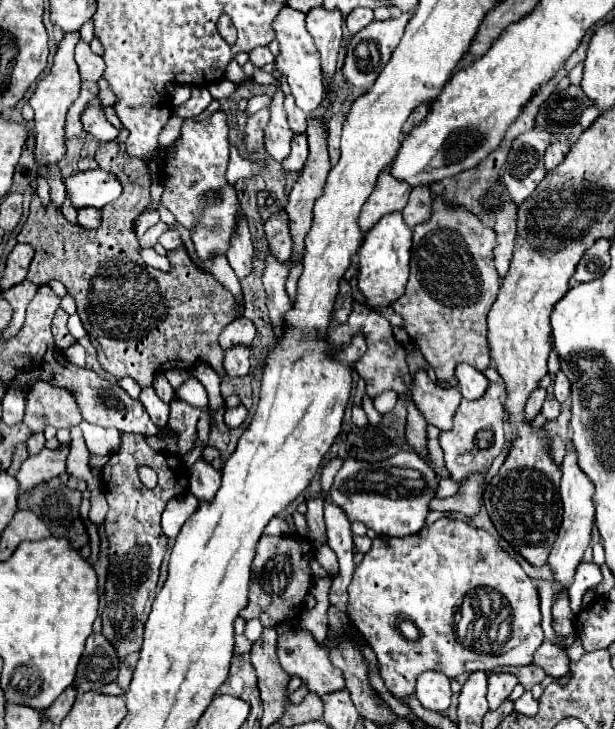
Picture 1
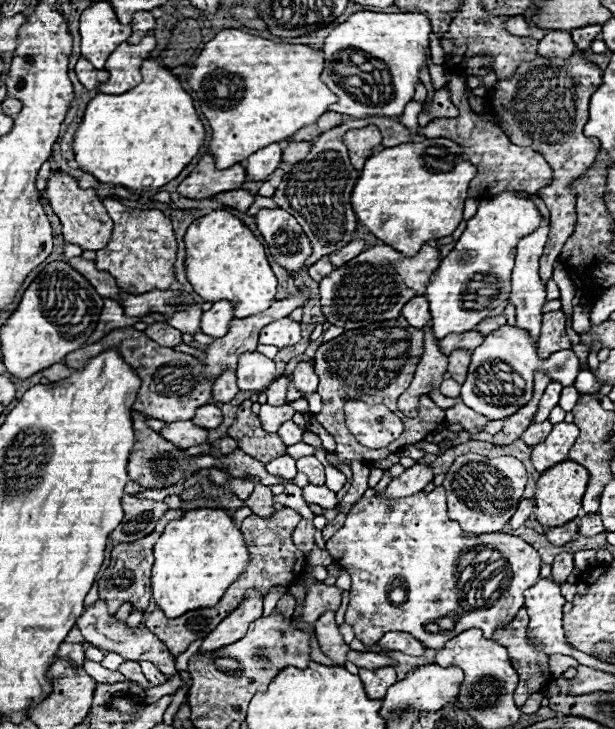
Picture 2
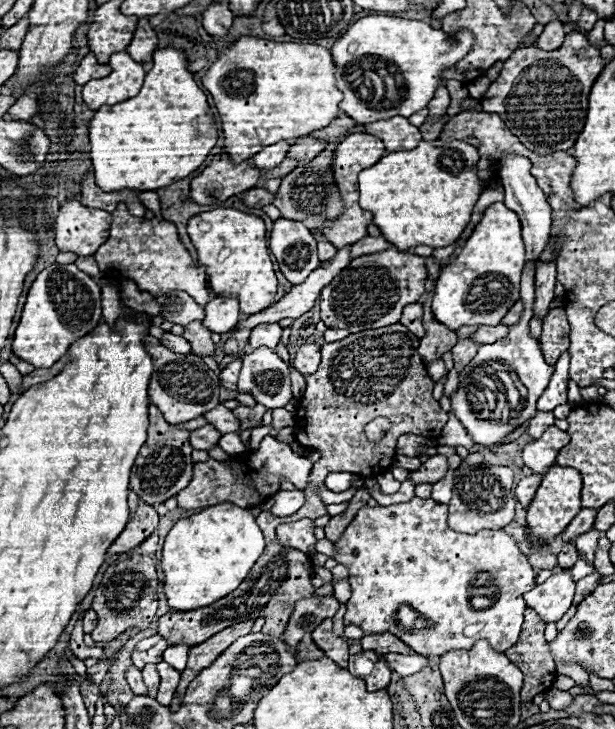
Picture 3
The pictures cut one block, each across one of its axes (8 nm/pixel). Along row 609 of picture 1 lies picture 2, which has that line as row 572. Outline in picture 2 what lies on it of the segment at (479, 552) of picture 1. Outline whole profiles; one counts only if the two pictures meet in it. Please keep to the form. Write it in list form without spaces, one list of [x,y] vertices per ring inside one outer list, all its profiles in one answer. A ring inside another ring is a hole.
[[[438,486],[434,492],[424,494],[412,494],[406,498],[360,498],[350,514],[346,516],[344,528],[334,534],[326,542],[326,550],[334,558],[336,564],[340,564],[350,576],[352,576],[352,588],[350,588],[350,604],[346,610],[346,624],[354,628],[356,638],[364,646],[378,644],[378,638],[386,634],[386,630],[402,630],[408,634],[414,634],[426,648],[442,650],[442,646],[462,634],[462,630],[480,628],[486,638],[492,638],[494,630],[500,630],[500,626],[506,626],[506,622],[512,622],[518,610],[524,606],[524,590],[534,586],[540,578],[540,556],[538,552],[526,544],[518,536],[510,536],[504,532],[493,532],[476,536],[460,530],[460,526],[446,516],[446,492],[442,486]],[[478,556],[494,556],[492,562],[478,562]],[[490,580],[502,580],[500,582],[500,596],[494,602],[482,600],[482,590]],[[400,582],[402,588],[408,594],[406,604],[394,606],[388,598],[394,584]],[[438,618],[452,618],[454,628],[442,630],[440,634],[426,632],[426,624],[434,622]]]

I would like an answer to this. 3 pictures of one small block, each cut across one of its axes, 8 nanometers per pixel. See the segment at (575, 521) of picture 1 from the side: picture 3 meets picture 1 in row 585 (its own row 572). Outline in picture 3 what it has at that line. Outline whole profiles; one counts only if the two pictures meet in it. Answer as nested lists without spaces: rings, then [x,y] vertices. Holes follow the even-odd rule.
[[[562,570],[558,574],[552,574],[544,584],[538,584],[526,592],[524,600],[538,612],[538,616],[542,616],[542,620],[558,622],[572,606],[574,592],[576,582],[572,580],[570,570]]]

